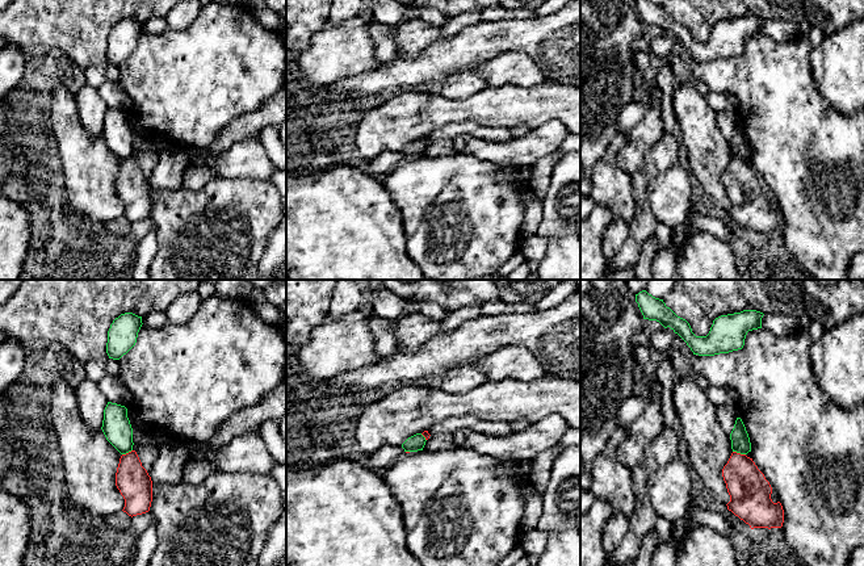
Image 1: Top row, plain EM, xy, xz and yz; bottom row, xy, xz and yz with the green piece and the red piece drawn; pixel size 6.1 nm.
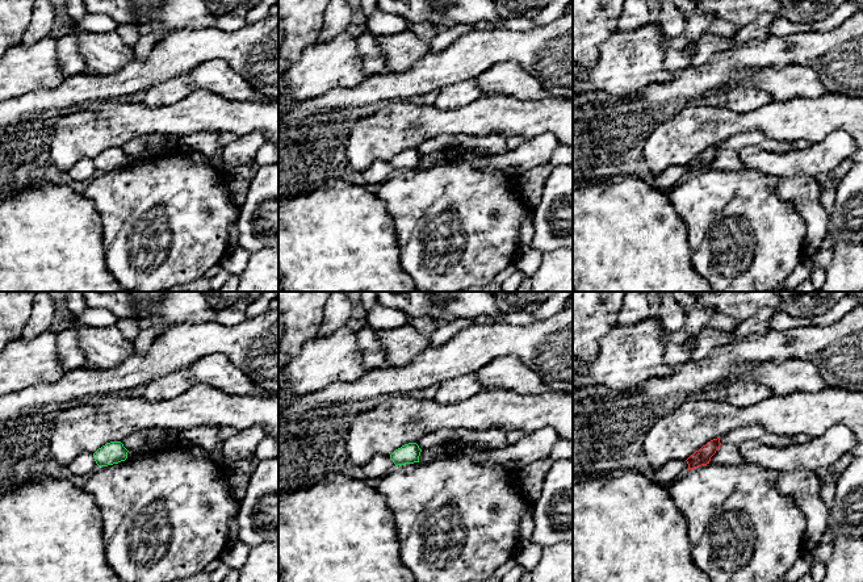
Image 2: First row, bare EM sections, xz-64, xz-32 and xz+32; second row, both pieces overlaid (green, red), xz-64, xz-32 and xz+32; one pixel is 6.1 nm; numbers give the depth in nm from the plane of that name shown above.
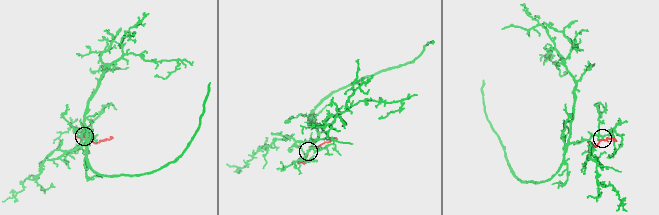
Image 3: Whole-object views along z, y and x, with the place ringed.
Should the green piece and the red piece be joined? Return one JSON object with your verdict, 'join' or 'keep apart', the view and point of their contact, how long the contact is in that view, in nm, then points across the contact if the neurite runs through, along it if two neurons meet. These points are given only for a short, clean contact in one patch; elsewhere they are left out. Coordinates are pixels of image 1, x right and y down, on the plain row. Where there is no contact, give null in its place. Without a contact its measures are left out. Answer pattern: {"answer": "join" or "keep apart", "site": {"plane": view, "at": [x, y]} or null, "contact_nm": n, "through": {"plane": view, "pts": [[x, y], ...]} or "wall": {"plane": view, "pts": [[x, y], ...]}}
{"answer": "keep apart", "site": {"plane": "yz", "at": [739, 158]}, "contact_nm": 80, "wall": {"plane": "yz", "pts": [[733, 156], [745, 160]]}}

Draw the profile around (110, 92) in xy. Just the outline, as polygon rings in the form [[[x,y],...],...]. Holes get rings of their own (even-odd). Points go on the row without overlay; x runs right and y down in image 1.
[[[105,80],[97,88],[100,96],[106,102],[108,108],[117,109],[125,112],[126,114],[130,110],[130,98],[126,93],[121,89],[118,83]]]

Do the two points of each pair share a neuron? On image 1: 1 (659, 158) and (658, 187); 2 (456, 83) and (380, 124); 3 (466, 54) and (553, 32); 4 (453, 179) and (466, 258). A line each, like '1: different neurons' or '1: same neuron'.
1: different neurons
2: different neurons
3: same neuron
4: same neuron

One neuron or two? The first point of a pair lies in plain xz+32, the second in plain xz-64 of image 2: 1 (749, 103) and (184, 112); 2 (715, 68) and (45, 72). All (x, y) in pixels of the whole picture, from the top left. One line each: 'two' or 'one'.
1: two
2: two

